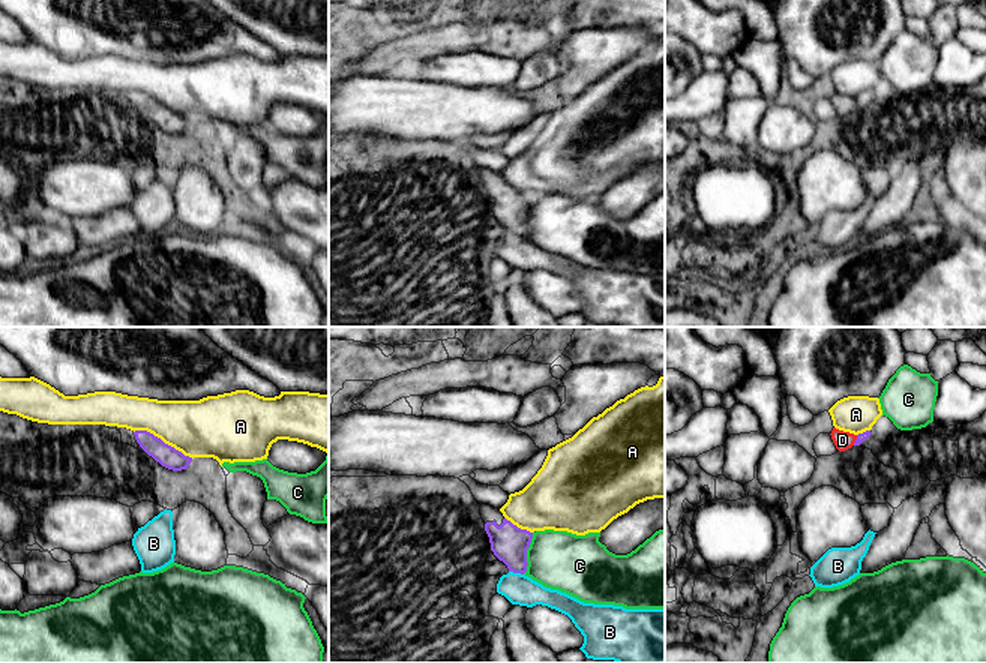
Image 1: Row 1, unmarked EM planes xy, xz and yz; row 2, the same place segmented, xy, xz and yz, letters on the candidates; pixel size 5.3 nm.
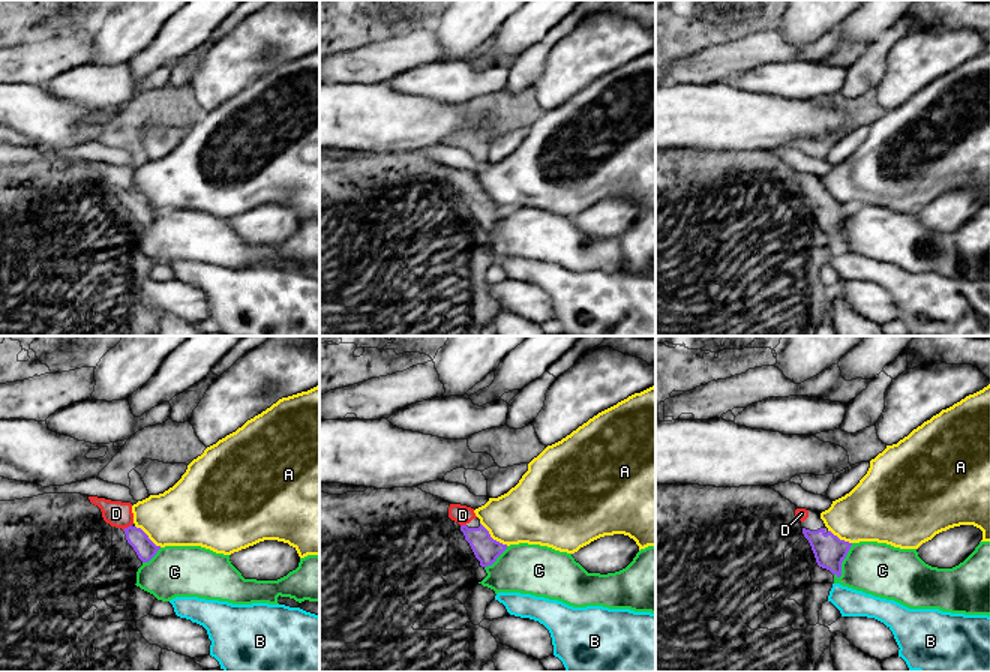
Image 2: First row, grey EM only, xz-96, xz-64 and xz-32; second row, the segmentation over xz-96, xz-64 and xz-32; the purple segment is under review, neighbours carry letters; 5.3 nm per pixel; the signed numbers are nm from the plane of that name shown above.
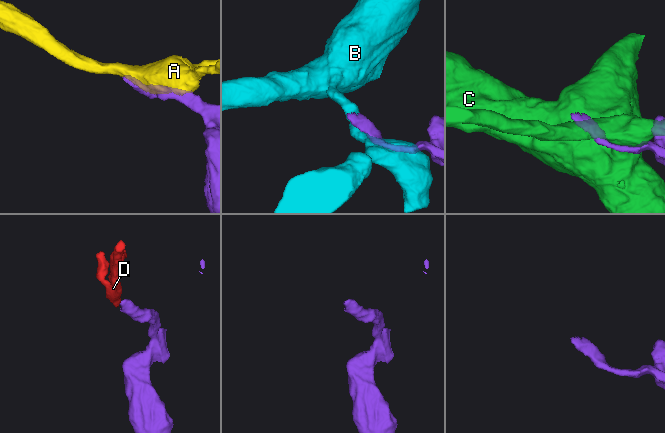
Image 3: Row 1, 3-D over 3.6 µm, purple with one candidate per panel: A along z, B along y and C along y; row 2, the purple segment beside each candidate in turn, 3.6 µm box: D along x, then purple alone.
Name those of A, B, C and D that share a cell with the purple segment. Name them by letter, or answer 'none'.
D

